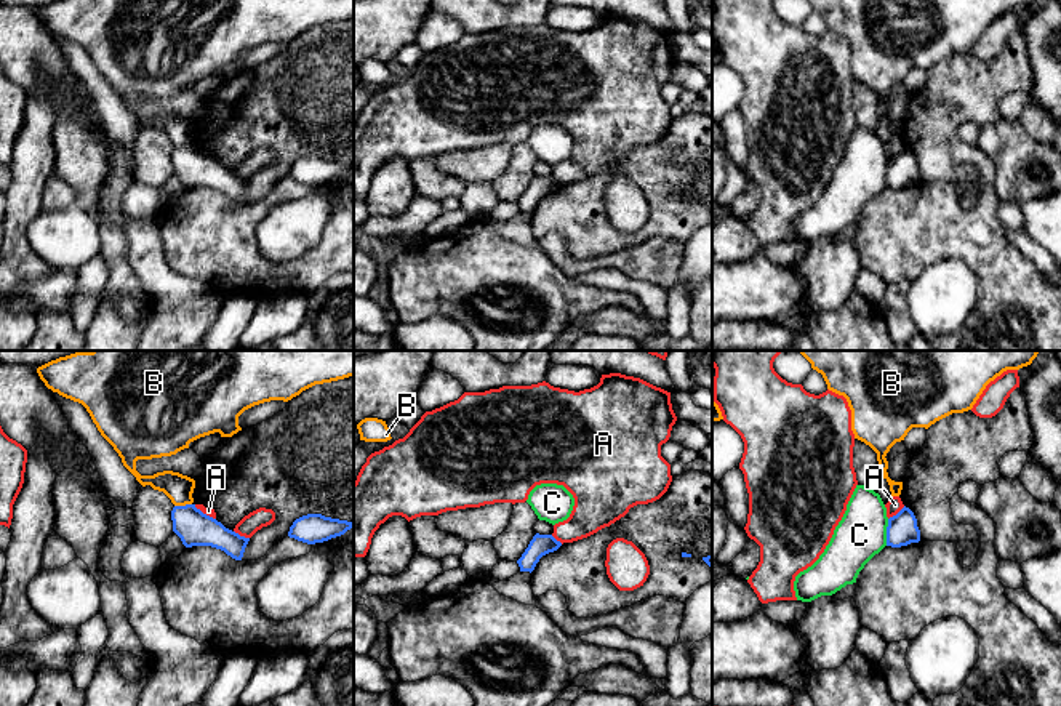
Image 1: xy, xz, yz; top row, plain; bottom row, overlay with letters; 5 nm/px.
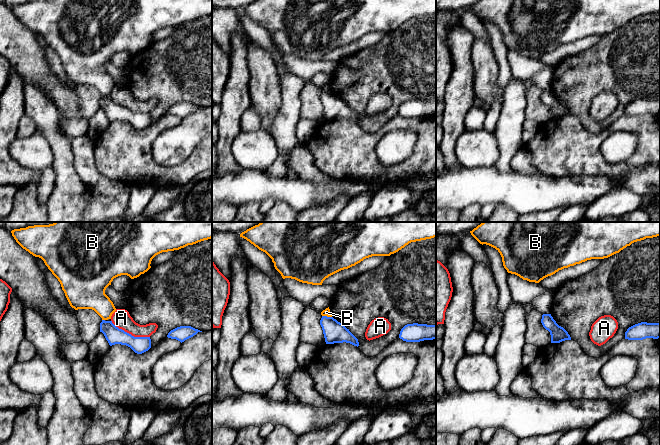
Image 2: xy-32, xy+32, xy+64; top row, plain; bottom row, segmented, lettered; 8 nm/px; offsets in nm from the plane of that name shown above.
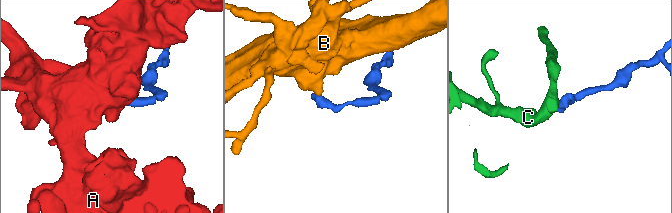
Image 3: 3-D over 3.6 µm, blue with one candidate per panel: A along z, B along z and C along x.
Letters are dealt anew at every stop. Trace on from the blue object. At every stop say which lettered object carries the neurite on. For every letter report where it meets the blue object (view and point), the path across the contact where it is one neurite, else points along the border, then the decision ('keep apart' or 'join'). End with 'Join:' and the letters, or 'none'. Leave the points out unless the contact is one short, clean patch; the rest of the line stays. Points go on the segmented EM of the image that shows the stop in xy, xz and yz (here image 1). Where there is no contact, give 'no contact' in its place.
A: yz (898, 513) | keep apart
B: xy (183, 506) | keep apart
C: yz (887, 532) | along yz (888, 519), (885, 545) | keep apart
Join: none

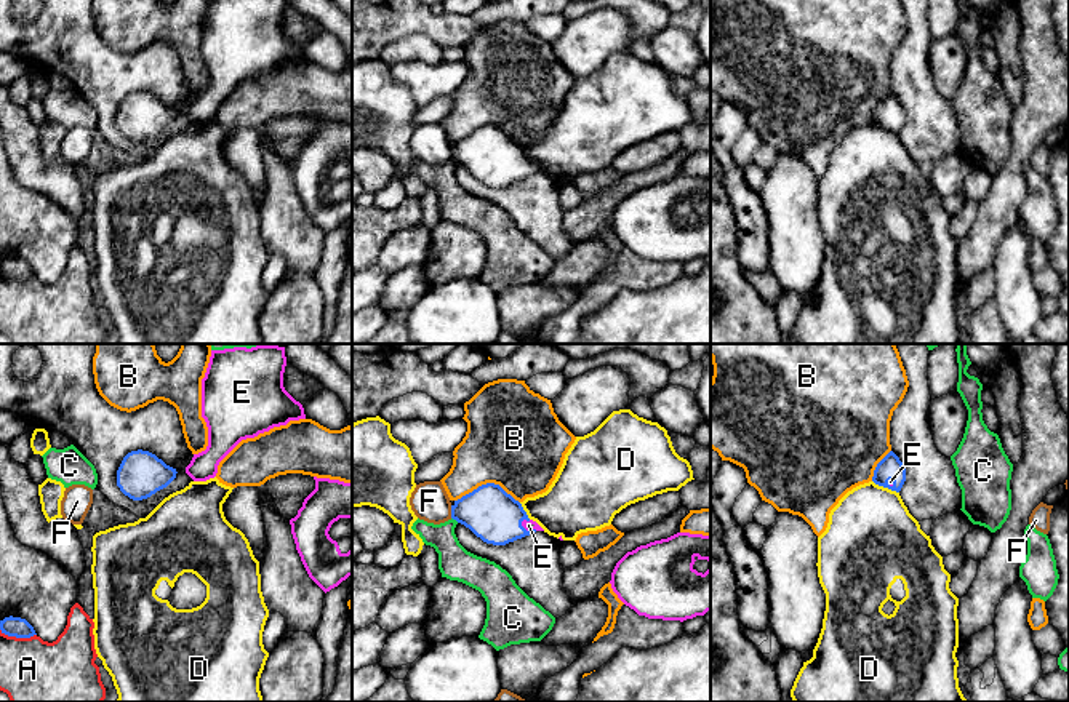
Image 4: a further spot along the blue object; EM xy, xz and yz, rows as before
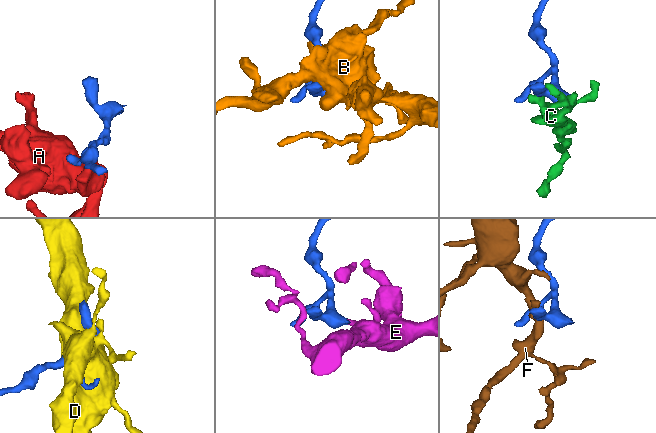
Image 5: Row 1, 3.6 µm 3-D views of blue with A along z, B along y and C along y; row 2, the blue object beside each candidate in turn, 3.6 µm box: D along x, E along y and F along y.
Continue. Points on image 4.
A: xy (18, 637) | keep apart
B: xz (487, 483) | keep apart
C: xz (455, 518) | along xz (452, 517), (458, 522) | keep apart
D: yz (885, 486) | keep apart
E: xz (530, 530) | across xz (493, 515), (530, 530), (528, 525) | join
F: xz (452, 512) | keep apart
Join: E

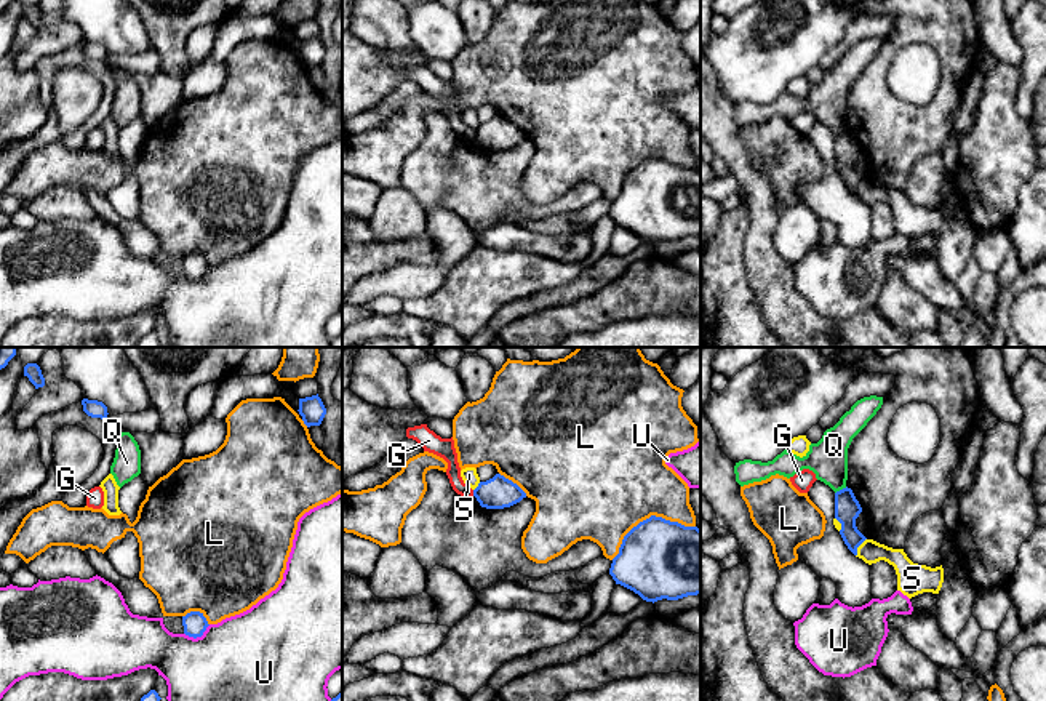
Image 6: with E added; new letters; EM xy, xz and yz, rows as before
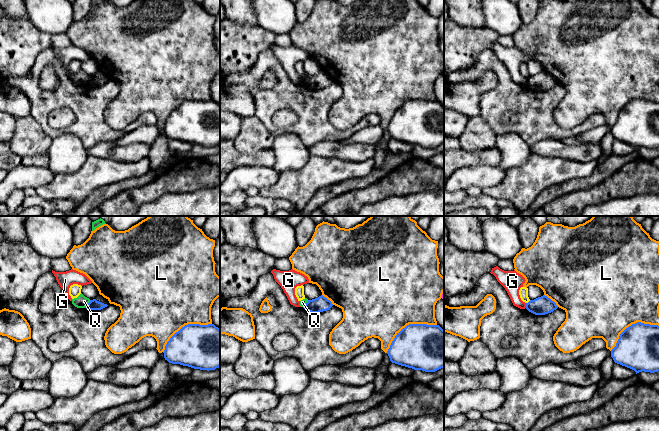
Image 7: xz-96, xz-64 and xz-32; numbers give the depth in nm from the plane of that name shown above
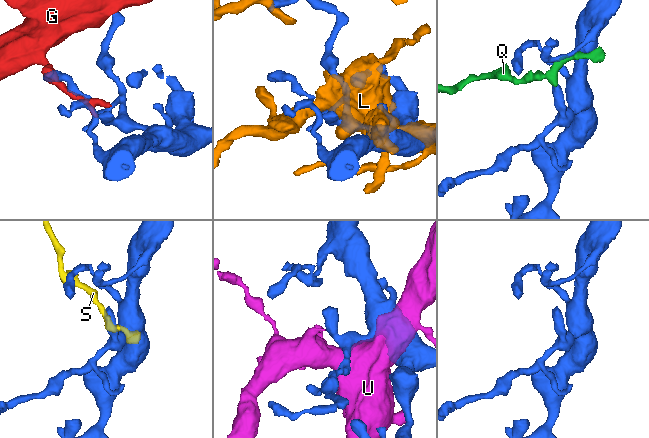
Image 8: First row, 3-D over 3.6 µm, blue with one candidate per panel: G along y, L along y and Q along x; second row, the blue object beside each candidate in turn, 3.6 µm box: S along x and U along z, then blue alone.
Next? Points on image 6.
G: xz (474, 493) | keep apart
L: xz (650, 517) | keep apart
Q: yz (840, 490) | keep apart
S: yz (858, 546) | keep apart
U: xy (197, 636) | keep apart
Join: none

